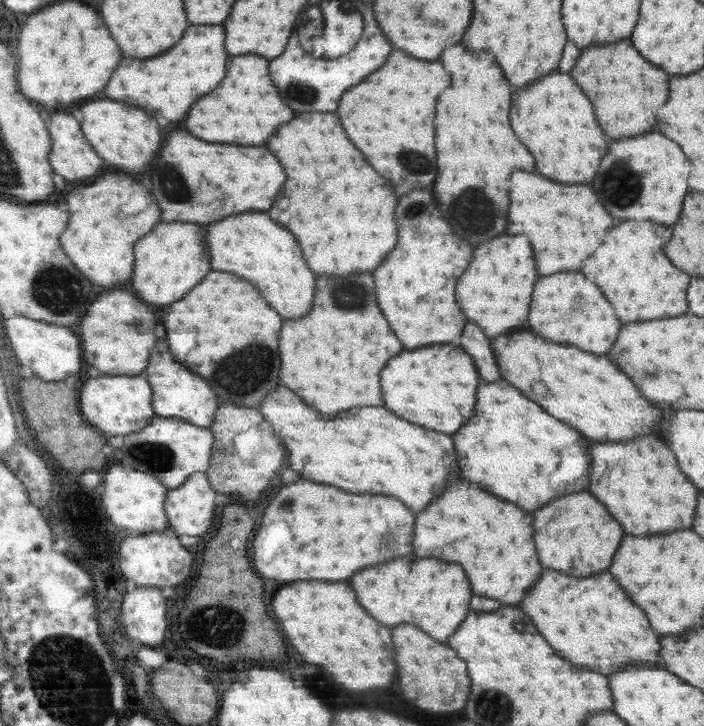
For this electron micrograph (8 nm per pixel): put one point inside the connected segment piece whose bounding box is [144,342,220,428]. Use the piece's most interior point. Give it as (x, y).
(177, 393)

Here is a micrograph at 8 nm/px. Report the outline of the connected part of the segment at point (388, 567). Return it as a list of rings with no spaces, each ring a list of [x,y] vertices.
[[[414,554],[360,570],[350,584],[358,590],[362,606],[366,606],[378,622],[386,622],[388,626],[410,622],[422,626],[422,630],[430,630],[440,642],[446,642],[462,624],[468,614],[468,600],[472,598],[470,582],[462,566],[436,558],[418,558]]]

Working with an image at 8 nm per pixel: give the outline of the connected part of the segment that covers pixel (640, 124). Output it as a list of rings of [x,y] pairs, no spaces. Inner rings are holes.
[[[630,38],[606,46],[587,48],[580,54],[570,74],[574,74],[574,80],[580,84],[584,94],[594,98],[598,122],[606,126],[610,140],[638,136],[654,130],[656,118],[652,110],[664,106],[666,102],[668,74],[646,62],[638,50],[634,50]]]

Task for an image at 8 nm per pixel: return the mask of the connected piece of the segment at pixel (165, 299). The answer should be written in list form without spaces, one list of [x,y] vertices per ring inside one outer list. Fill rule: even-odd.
[[[158,224],[158,230],[146,234],[146,238],[138,242],[138,250],[134,250],[134,254],[138,254],[138,266],[134,266],[132,278],[134,294],[150,304],[172,304],[182,300],[210,270],[210,256],[204,254],[204,236],[206,230],[198,224]]]

